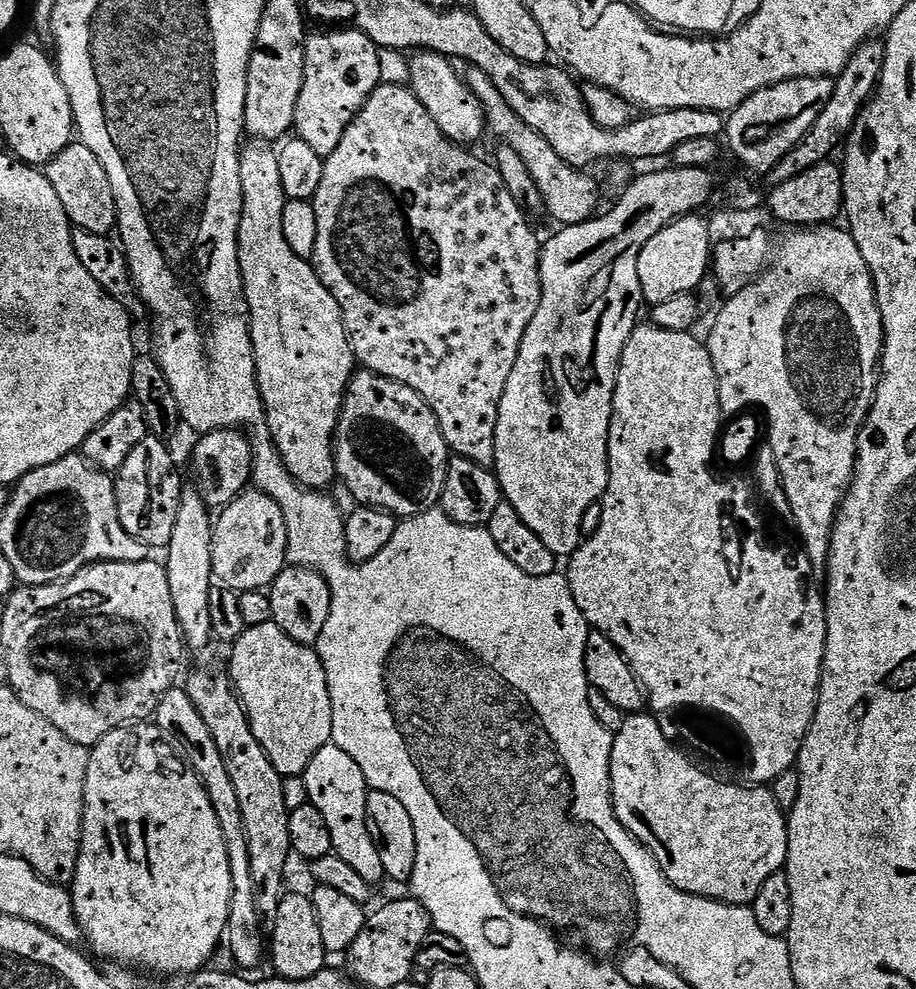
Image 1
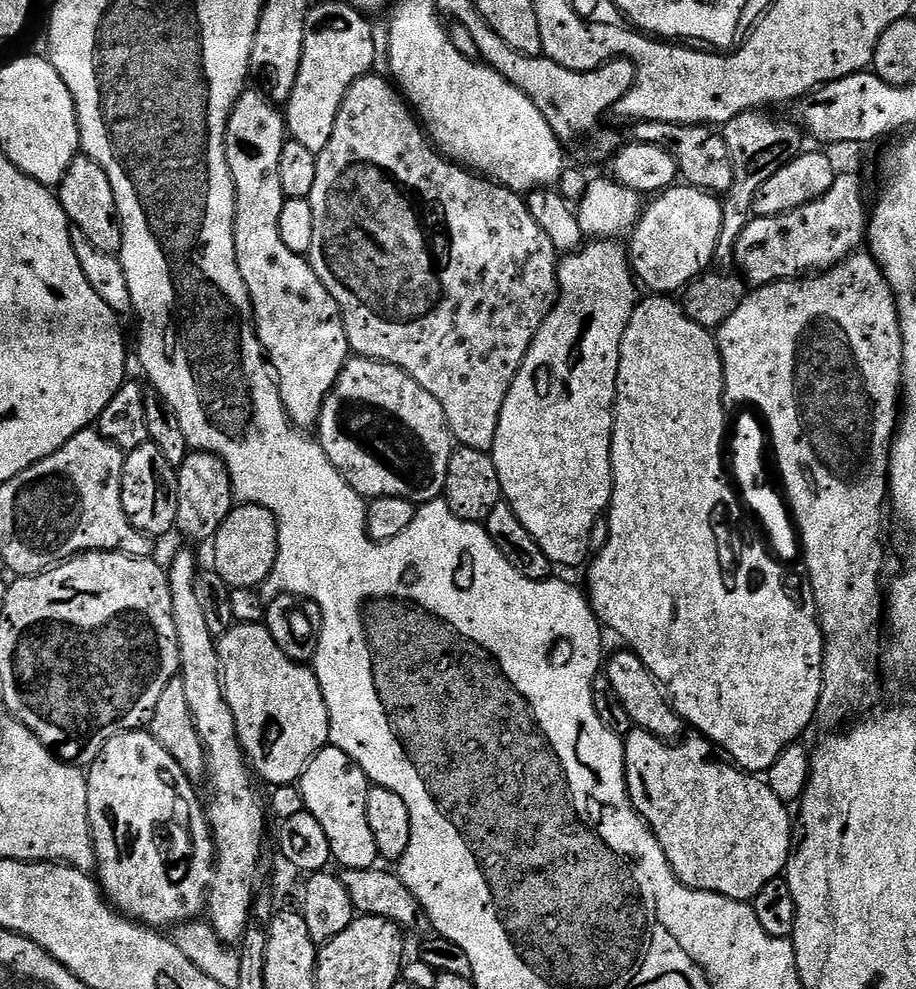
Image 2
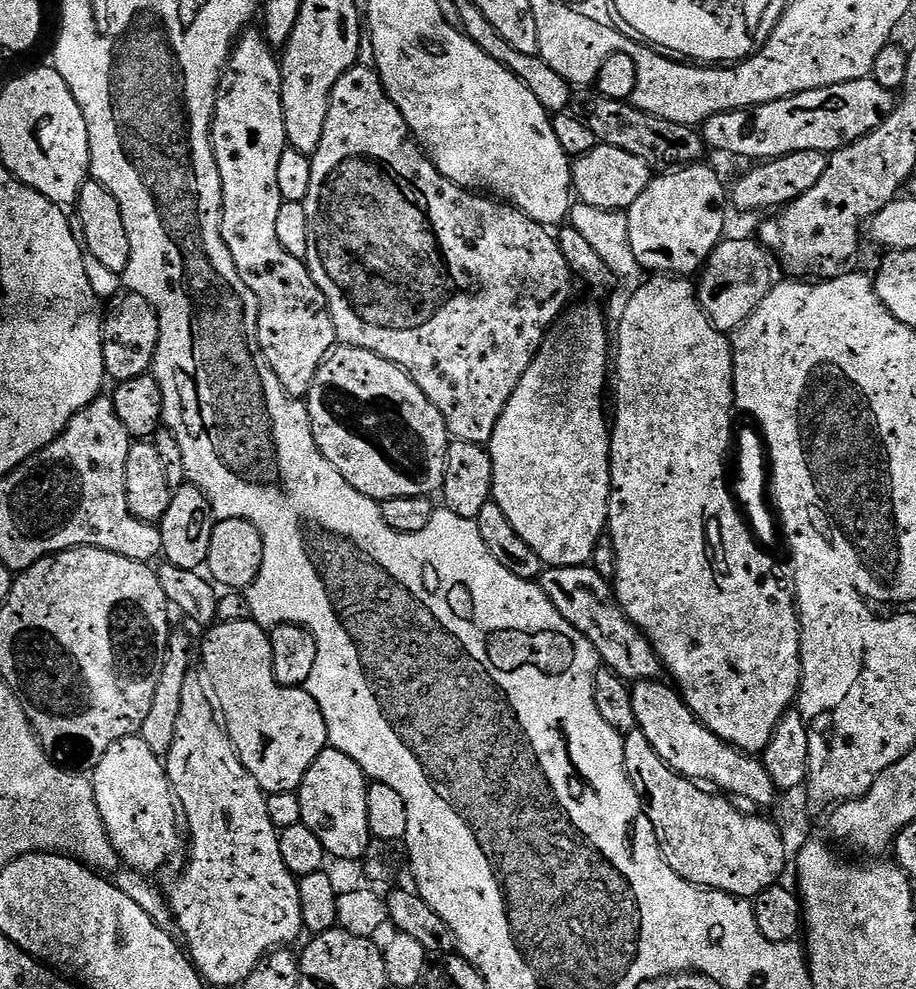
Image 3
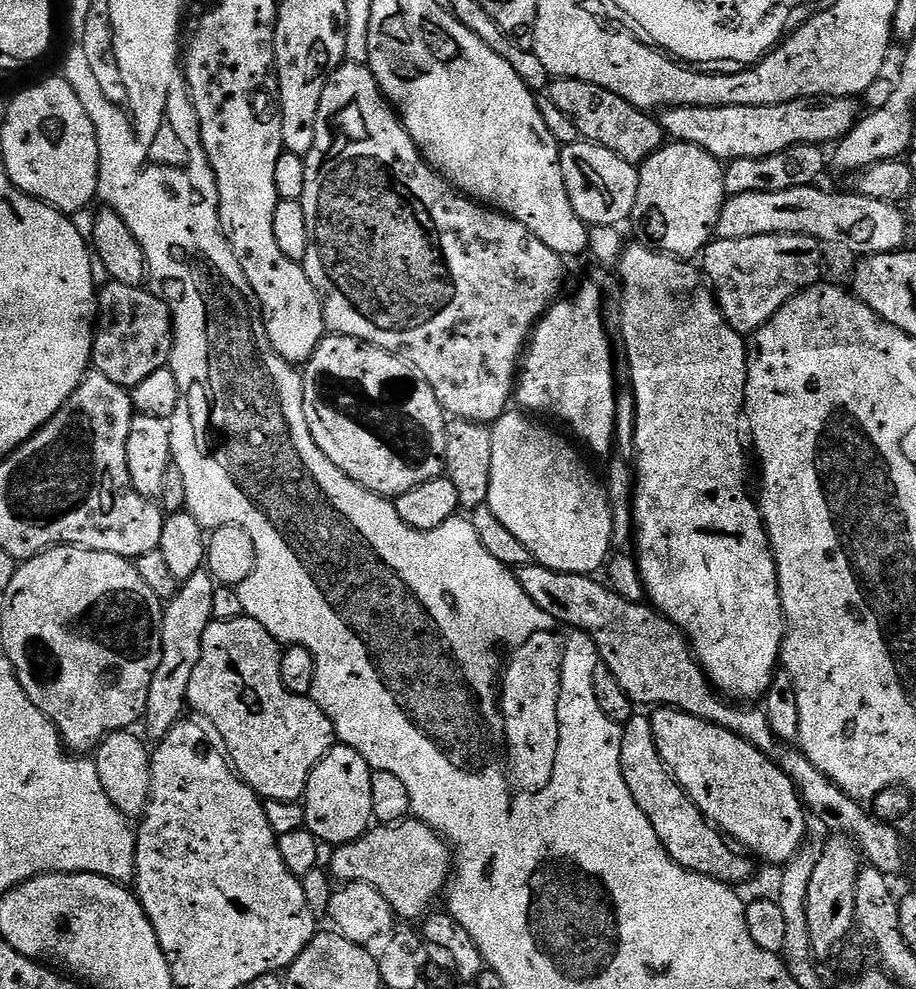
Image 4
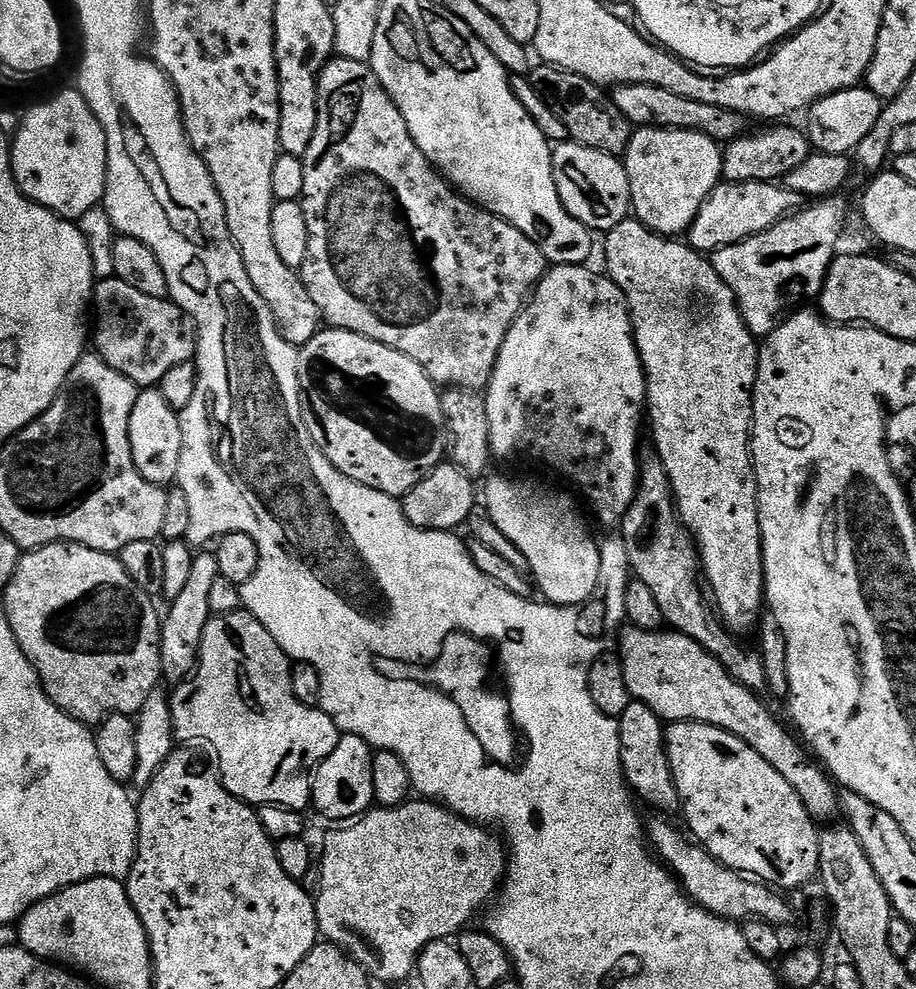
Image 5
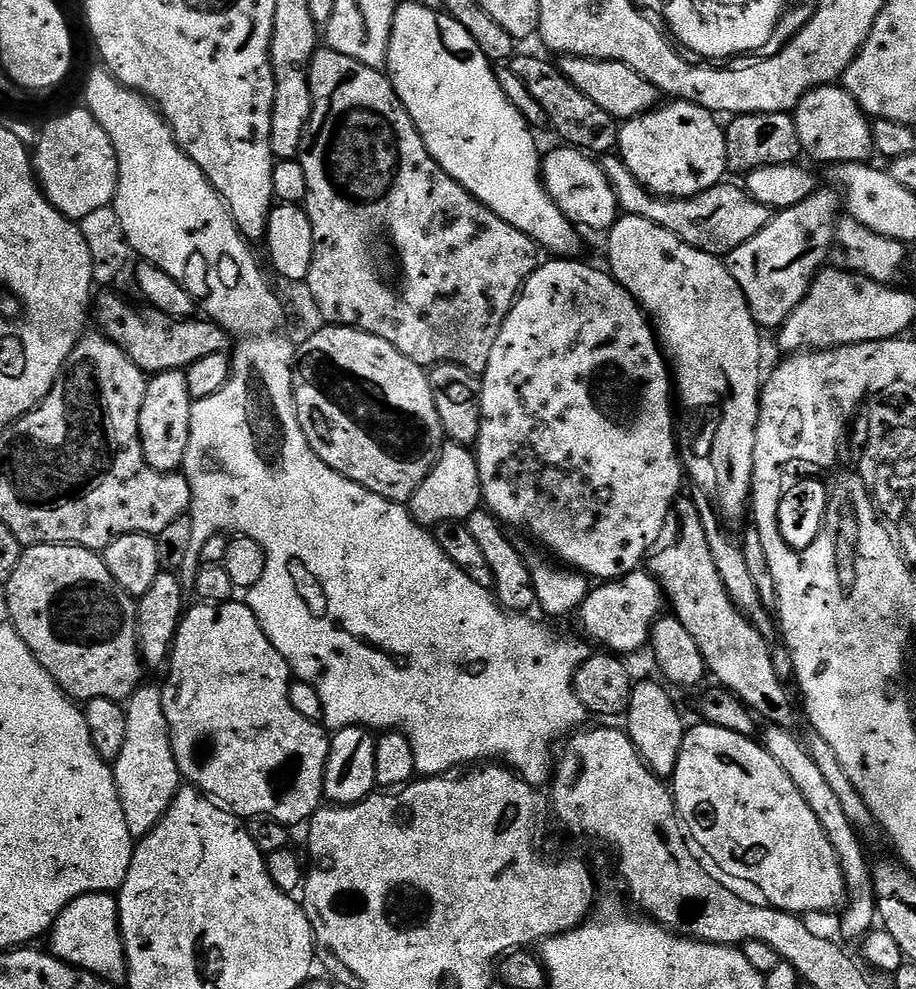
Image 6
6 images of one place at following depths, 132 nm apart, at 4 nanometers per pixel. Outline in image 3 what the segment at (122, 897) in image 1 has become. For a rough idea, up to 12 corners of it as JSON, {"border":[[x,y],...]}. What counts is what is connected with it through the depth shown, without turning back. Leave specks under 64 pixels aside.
{"border":[[127,736],[91,773],[121,865],[153,874],[176,840],[165,761]]}

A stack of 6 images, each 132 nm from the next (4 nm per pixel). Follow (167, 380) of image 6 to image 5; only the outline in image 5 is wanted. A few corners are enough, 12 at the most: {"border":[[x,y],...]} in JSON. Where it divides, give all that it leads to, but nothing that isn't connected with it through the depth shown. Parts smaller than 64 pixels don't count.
{"border":[[159,387],[137,391],[130,454],[151,484],[171,485],[180,413]]}

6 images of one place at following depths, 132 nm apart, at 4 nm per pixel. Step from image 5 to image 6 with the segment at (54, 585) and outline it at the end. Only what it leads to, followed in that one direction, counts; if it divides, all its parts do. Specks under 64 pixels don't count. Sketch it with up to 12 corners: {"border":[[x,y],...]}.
{"border":[[25,547],[22,642],[77,702],[142,684],[137,601],[103,555]]}

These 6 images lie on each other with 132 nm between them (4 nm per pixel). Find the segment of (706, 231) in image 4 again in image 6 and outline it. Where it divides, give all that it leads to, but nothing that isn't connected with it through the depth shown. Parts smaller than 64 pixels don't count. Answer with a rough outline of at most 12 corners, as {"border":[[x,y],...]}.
{"border":[[677,99],[619,125],[618,155],[656,196],[728,172],[725,129]]}

